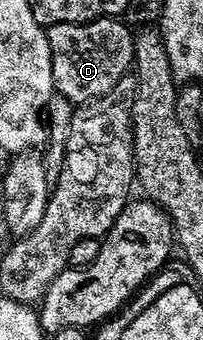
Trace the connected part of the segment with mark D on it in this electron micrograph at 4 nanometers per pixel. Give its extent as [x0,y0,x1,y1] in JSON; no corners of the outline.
[46,16,135,105]

